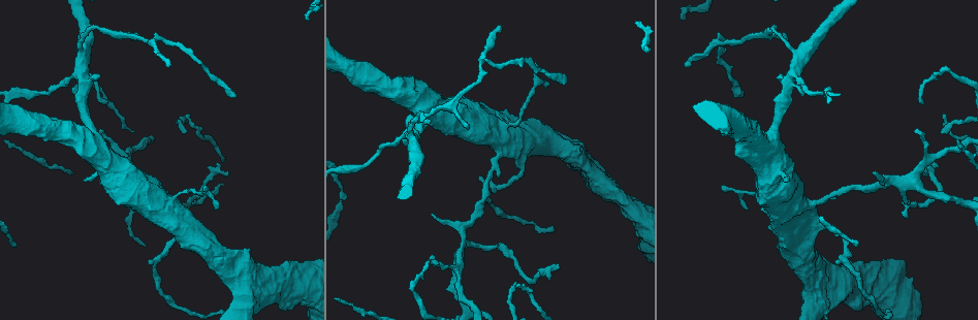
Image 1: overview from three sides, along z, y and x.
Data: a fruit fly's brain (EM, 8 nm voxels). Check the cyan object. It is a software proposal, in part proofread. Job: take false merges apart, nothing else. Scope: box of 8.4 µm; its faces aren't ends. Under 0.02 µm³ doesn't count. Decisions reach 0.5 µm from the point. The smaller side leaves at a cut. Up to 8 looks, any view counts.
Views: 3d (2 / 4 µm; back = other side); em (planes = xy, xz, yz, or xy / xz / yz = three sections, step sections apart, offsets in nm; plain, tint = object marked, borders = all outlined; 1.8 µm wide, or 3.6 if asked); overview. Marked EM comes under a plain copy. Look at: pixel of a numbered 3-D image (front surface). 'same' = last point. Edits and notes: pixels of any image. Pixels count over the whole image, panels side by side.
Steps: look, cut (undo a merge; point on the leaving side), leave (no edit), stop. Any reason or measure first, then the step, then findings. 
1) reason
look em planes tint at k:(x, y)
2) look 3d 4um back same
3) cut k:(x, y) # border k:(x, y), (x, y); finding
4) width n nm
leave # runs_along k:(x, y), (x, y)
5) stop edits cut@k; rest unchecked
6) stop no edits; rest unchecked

look em xz step 8 tint at 1:(719, 41)

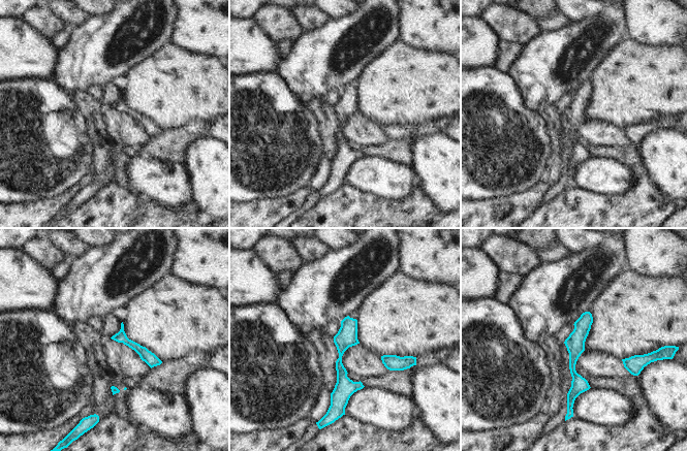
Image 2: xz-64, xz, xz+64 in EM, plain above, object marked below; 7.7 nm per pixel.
look em planes tint same

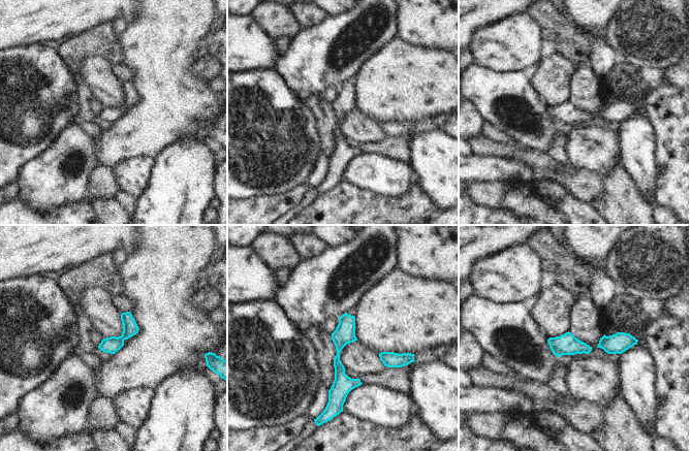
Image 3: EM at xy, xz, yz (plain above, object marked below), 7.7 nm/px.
width 130 nm
leave # runs_along 3:(345, 316), (345, 332), (338, 352), (338, 403); one neuron here

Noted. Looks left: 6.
thin arm on a thick one
look 3d 4um at 1:(798, 59)

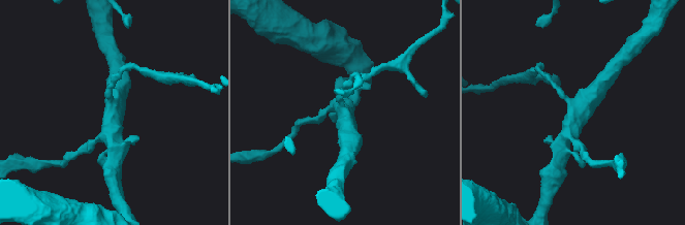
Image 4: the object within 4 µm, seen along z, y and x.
arms 4
look em xy step 8 borders at 4:(344, 111)

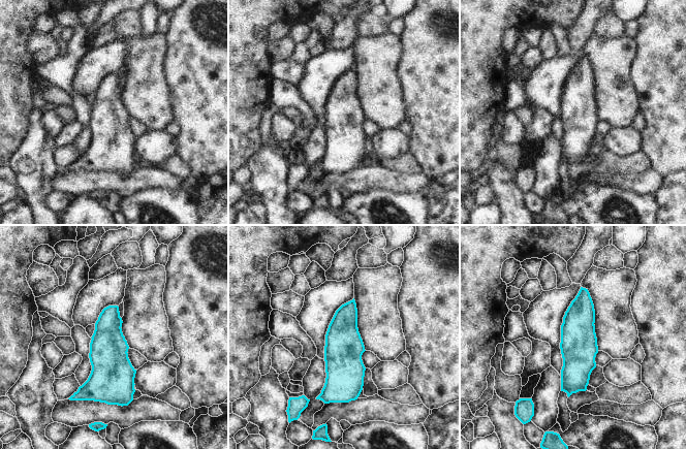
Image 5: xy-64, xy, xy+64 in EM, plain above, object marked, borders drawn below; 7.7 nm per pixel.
leave # continuous, no second neuron

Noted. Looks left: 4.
four arms meet
look em 3.6um xy step 4 tint at 1:(461, 250)

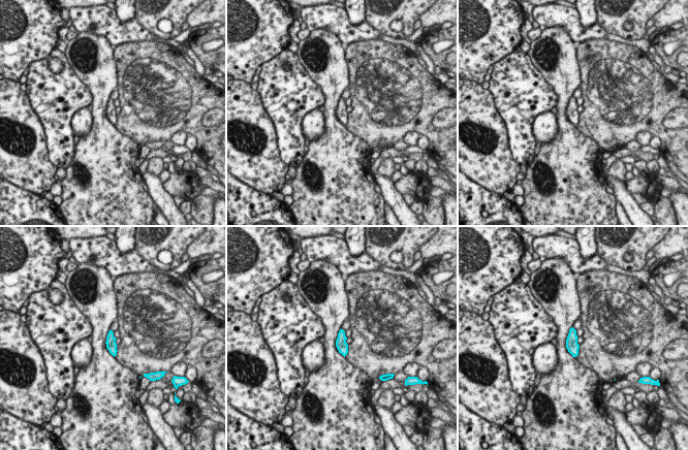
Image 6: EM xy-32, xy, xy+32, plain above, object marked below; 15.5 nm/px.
width 160 nm
leave # one neuron here

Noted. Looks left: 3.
stop no edits; rest unchecked

